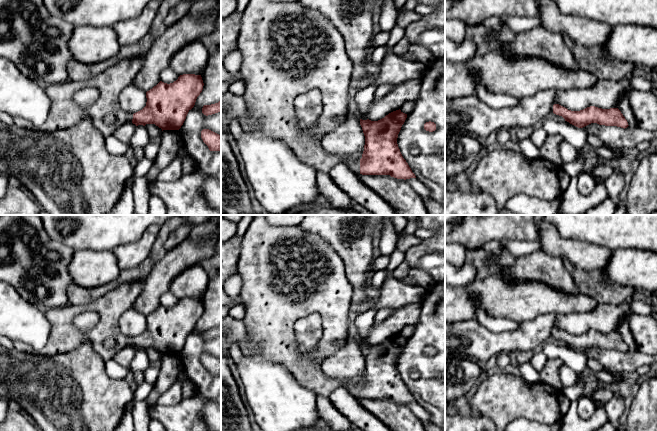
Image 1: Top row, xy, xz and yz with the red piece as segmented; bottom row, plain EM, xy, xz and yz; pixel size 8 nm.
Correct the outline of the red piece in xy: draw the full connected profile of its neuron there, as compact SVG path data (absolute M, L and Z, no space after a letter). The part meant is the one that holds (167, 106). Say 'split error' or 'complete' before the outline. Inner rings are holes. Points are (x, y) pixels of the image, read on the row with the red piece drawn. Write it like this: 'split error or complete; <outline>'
split error; M142 56L123 59L89 80L67 80L51 84L45 87L51 100L46 121L35 126L23 118L14 117L14 124L22 128L53 132L72 127L79 120L89 117L105 138L113 135L126 122L132 122L136 126L155 124L162 131L179 130L203 90L201 75L183 74L170 84L160 81L146 92L146 106L132 115L121 108L119 95L133 83L143 61ZM86 87L96 88L99 97L89 109L84 110L73 100L73 96Z

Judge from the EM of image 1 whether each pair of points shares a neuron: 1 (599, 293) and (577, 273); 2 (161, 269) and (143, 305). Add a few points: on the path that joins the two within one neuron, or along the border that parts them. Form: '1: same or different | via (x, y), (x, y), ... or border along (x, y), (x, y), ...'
1: same | via (594, 288), (582, 278)
2: same | via (160, 278), (150, 296)

